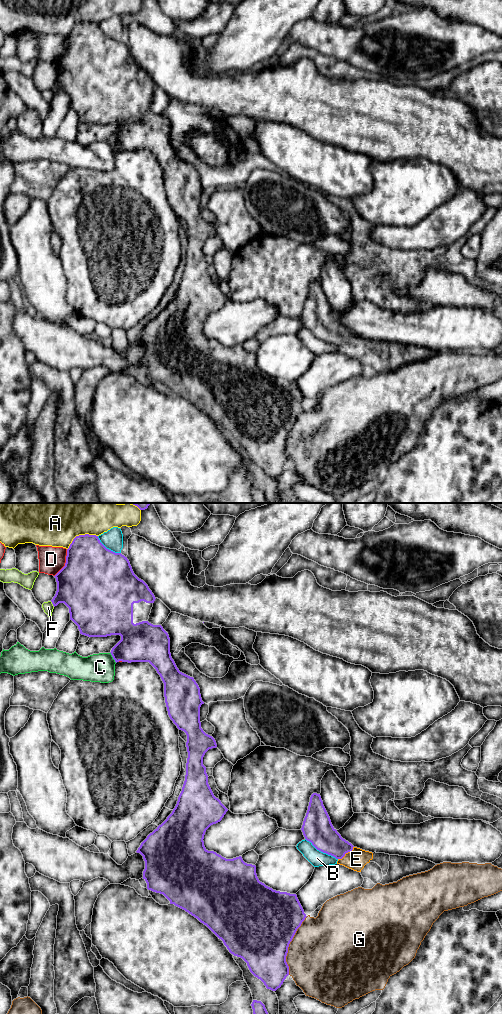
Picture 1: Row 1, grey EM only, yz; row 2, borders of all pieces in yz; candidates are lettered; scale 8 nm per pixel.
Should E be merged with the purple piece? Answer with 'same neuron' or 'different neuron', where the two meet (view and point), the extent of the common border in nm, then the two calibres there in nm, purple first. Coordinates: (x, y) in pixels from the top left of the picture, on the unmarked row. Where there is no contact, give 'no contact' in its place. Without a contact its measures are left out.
same neuron; contact yz (346, 340); length 170 nm; calibres 220 and 160 nm

